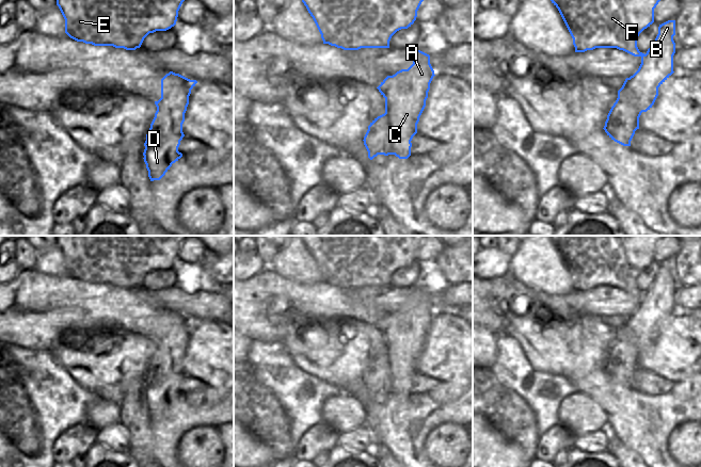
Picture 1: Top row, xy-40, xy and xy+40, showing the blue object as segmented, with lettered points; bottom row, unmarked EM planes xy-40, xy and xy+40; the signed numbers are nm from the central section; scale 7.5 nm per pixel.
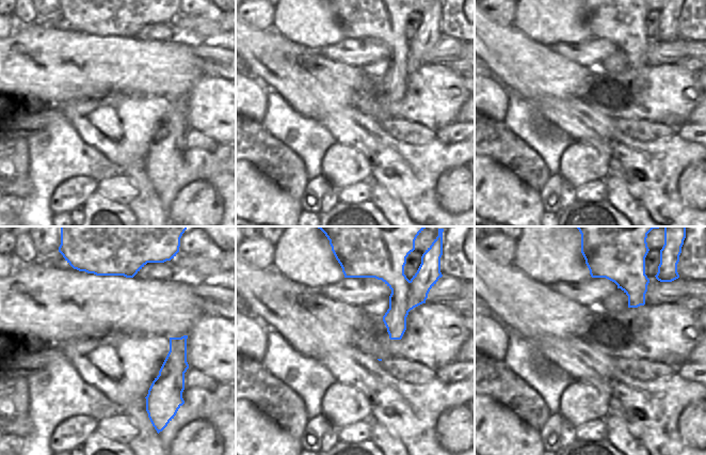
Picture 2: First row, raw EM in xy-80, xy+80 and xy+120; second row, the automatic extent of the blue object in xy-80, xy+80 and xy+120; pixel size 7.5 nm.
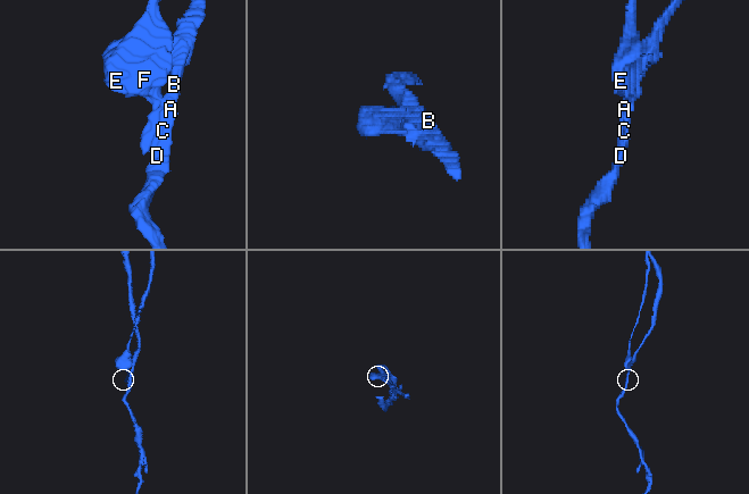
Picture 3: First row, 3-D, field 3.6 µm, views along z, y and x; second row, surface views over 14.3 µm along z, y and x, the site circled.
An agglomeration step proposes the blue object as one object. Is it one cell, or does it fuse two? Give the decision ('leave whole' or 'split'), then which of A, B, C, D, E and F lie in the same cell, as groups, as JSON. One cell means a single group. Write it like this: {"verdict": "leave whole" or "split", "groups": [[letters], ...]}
{"verdict": "split", "groups": [["A", "B", "C", "D"], ["E", "F"]]}

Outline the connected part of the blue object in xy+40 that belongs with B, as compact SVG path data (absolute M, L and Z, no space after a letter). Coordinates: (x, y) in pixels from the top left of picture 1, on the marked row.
M668 20L658 27L658 34L647 53L641 57L634 82L642 93L635 102L637 111L637 129L639 117L654 104L658 87L674 73L673 55L675 53L675 20Z

